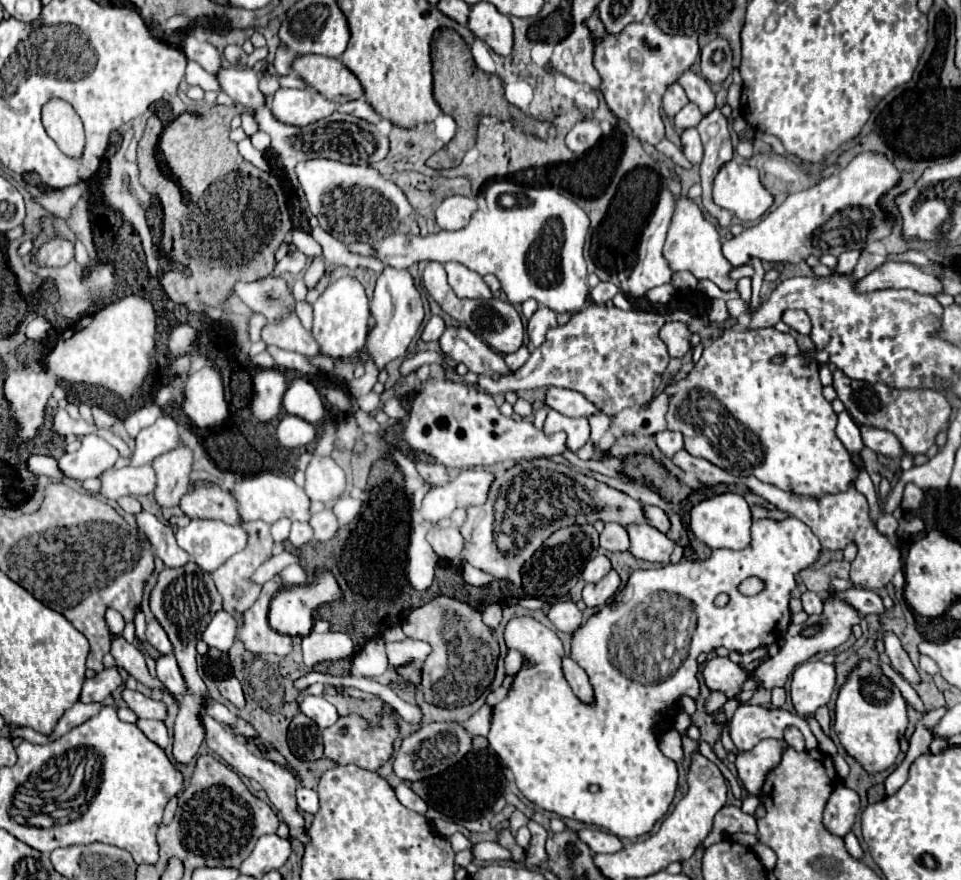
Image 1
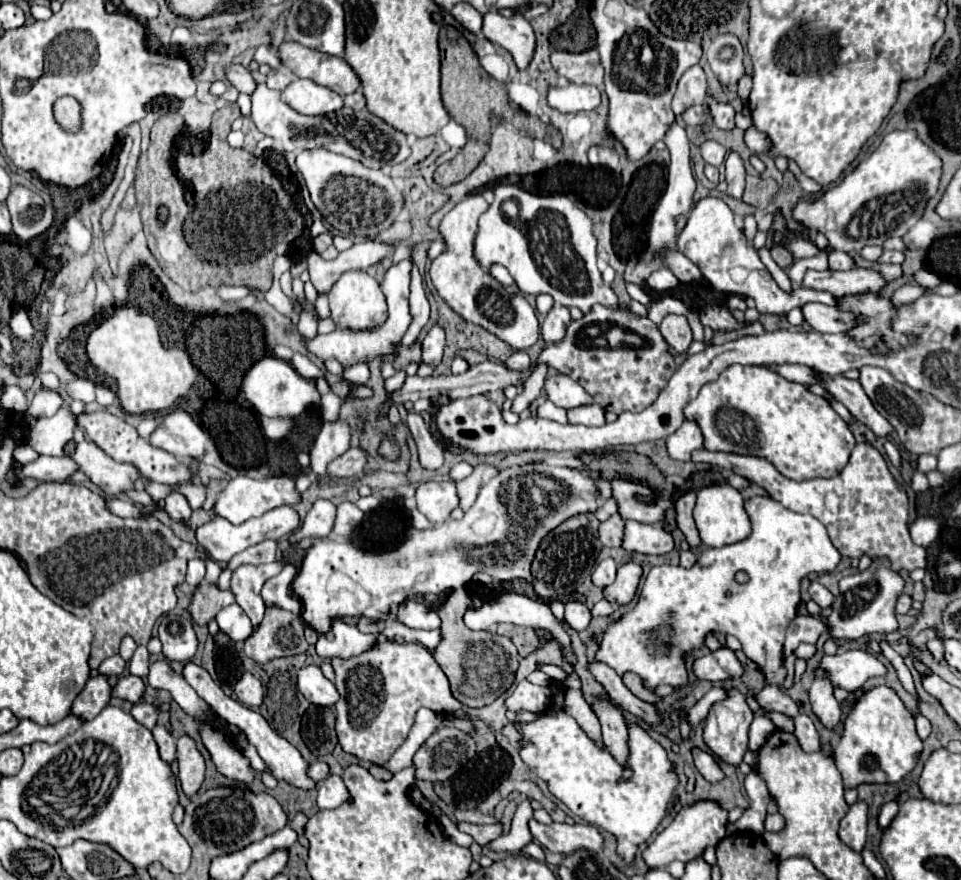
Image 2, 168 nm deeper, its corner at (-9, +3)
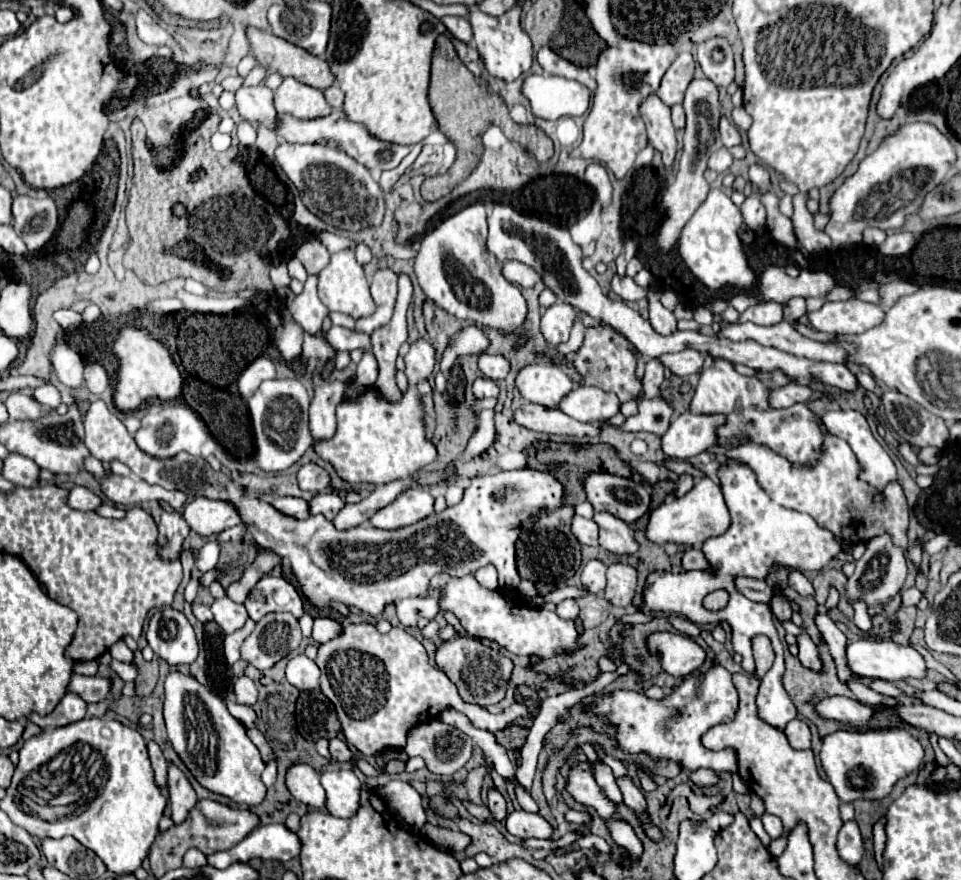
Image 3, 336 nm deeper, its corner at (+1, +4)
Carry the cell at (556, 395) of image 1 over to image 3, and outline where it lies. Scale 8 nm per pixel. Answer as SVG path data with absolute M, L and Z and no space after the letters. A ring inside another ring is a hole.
M530 364L520 370L516 388L528 402L556 408L560 400L572 392L572 380L556 366Z

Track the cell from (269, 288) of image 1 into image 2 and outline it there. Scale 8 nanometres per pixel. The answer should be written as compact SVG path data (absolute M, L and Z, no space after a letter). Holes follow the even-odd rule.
M218 287L216 293L218 293L218 297L222 297L224 301L236 301L236 299L246 297L248 289L246 289L246 287Z

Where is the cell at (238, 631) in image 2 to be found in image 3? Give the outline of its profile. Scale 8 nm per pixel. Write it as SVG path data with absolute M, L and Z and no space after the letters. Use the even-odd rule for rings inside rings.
M226 596L220 600L214 600L212 614L214 614L214 622L224 630L224 634L232 634L232 632L240 630L248 618L246 608L242 604L232 602Z

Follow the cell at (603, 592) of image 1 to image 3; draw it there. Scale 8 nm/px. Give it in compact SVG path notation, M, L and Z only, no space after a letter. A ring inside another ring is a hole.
M612 564L606 576L608 576L608 586L604 590L604 598L612 606L620 608L630 606L636 590L636 570L626 564Z

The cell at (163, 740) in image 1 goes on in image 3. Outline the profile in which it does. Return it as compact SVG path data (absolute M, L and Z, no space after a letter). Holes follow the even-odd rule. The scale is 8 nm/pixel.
M148 740L148 754L150 754L152 768L154 768L156 784L158 784L160 788L164 788L164 786L166 786L166 770L168 770L168 764L166 764L166 758L164 758L160 746L158 746L154 740Z

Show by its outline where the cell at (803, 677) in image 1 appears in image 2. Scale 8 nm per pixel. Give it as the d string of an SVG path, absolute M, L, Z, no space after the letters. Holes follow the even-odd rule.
M850 649L840 655L824 655L822 667L830 675L832 685L846 691L860 689L870 677L888 673L886 665L876 655L864 649Z

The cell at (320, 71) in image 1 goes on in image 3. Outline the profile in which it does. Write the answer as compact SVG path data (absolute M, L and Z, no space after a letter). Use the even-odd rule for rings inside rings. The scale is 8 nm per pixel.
M248 28L248 40L250 40L250 46L256 54L256 60L258 64L270 68L270 70L276 70L278 74L282 76L292 76L296 80L300 80L302 84L308 84L312 88L318 88L318 90L326 90L334 84L334 74L330 72L330 66L326 60L314 56L314 54L308 54L304 48L298 48L298 46L292 46L290 42L284 42L284 38L276 38L272 32L262 32L262 30L252 30Z

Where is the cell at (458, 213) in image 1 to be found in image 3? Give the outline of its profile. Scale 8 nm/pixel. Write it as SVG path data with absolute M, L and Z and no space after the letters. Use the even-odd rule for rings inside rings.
M474 202L466 208L462 208L460 212L444 218L434 230L424 234L424 238L420 242L420 250L416 254L414 272L418 276L418 284L422 286L424 294L430 300L434 300L434 304L438 308L446 310L448 314L456 316L458 320L482 324L482 326L488 326L502 334L514 334L524 328L526 314L528 314L526 300L520 294L518 286L504 280L502 272L496 268L496 260L486 252L486 208L482 202Z

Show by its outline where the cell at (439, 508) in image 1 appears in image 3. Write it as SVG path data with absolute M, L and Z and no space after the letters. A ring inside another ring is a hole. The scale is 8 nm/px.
M408 488L398 496L396 502L388 504L384 510L378 510L370 524L384 530L396 530L410 526L418 520L424 520L434 512L434 496L426 488Z

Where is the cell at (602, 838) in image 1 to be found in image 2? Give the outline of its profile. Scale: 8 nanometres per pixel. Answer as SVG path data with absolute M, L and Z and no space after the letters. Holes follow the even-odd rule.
M534 817L530 819L530 833L538 845L554 853L574 853L578 849L600 851L602 849L602 835L592 825L566 825L566 823L550 823L542 825Z

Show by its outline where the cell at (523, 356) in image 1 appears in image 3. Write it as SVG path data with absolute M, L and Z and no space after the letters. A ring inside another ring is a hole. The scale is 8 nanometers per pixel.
M480 354L478 366L482 374L492 380L500 380L506 378L506 374L510 374L510 360L502 354Z

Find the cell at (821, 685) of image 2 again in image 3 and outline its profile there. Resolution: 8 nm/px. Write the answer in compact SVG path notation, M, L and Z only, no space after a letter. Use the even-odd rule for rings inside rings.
M802 634L798 636L798 648L800 648L800 654L798 654L798 660L804 668L810 668L814 672L822 672L822 658L818 654L818 648L816 644L810 640L808 634Z

